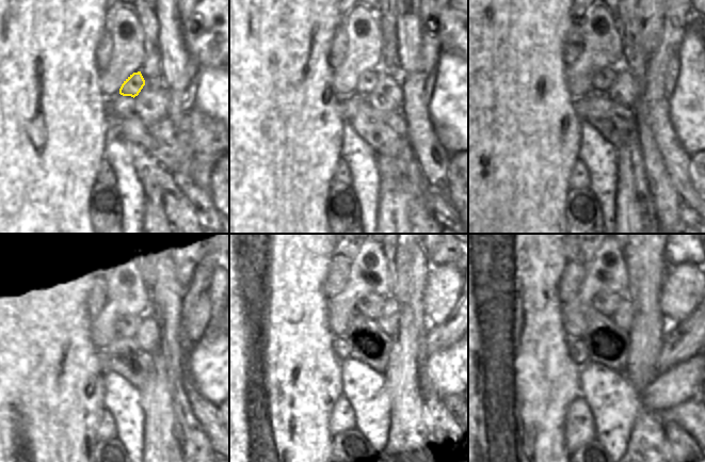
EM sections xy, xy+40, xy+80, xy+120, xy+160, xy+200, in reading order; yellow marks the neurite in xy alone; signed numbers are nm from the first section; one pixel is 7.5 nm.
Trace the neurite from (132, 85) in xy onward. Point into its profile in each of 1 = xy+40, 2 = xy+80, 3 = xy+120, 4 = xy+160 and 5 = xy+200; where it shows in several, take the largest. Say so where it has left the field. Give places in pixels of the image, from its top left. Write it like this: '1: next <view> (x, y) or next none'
1: next xy+40 (367, 80)
2: next xy+80 (604, 79)
3: next xy+120 (126, 324)
4: next xy+160 (370, 305)
5: next xy+200 (607, 303)

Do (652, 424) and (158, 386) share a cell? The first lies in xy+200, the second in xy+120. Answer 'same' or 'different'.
same

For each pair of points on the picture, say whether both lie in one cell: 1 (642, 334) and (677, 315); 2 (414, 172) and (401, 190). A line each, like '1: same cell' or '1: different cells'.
1: different cells
2: different cells

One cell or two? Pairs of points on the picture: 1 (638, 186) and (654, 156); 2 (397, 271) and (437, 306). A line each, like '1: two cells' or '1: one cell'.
1: two cells
2: two cells

